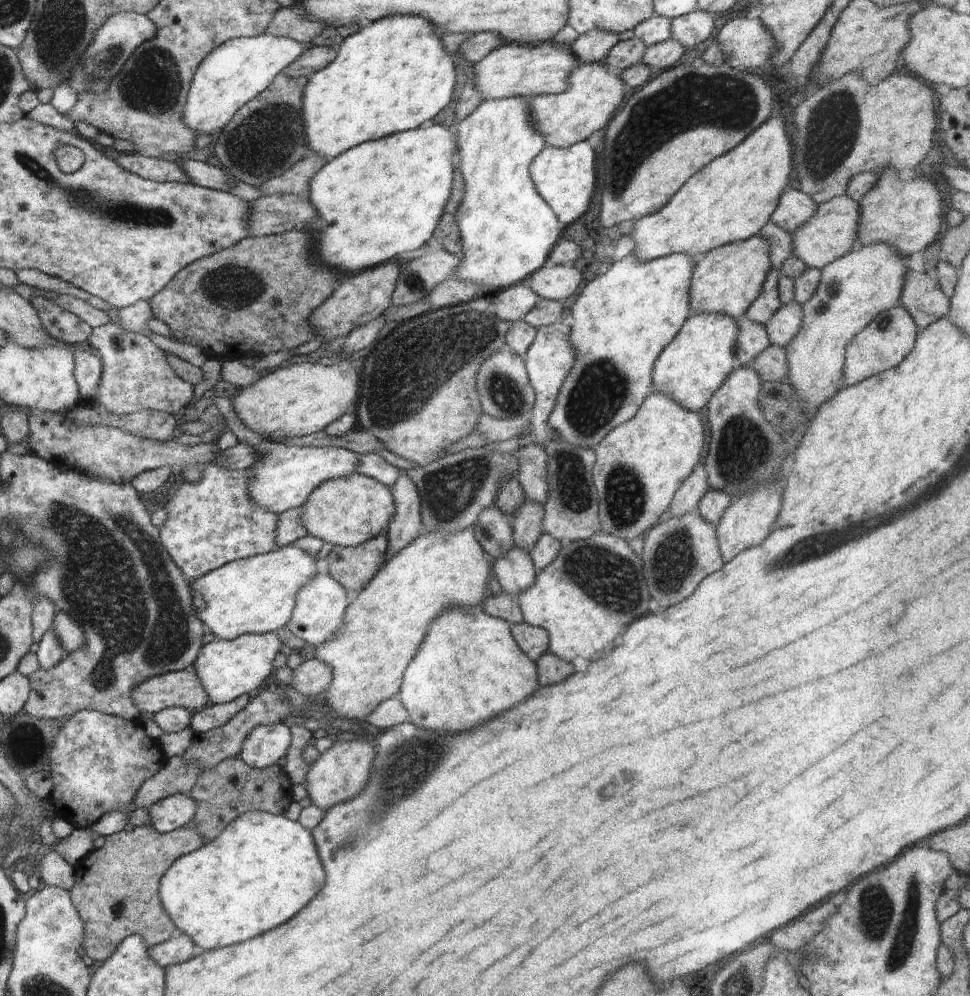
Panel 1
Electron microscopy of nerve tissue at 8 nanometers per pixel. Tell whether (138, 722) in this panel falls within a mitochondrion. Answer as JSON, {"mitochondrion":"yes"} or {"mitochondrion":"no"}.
{"mitochondrion":"no"}

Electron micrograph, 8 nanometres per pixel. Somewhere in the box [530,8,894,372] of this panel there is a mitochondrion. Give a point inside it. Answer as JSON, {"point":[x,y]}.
{"point":[721,103]}

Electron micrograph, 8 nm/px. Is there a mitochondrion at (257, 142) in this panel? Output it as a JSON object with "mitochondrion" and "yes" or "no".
{"mitochondrion":"yes"}

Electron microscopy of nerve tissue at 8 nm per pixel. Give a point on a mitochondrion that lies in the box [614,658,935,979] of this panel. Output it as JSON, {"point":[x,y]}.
{"point":[877,920]}

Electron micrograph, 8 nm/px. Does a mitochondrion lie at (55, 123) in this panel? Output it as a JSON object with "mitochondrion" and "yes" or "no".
{"mitochondrion":"no"}

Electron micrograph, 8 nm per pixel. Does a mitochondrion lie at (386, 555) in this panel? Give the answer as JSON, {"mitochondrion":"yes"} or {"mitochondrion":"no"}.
{"mitochondrion":"no"}

